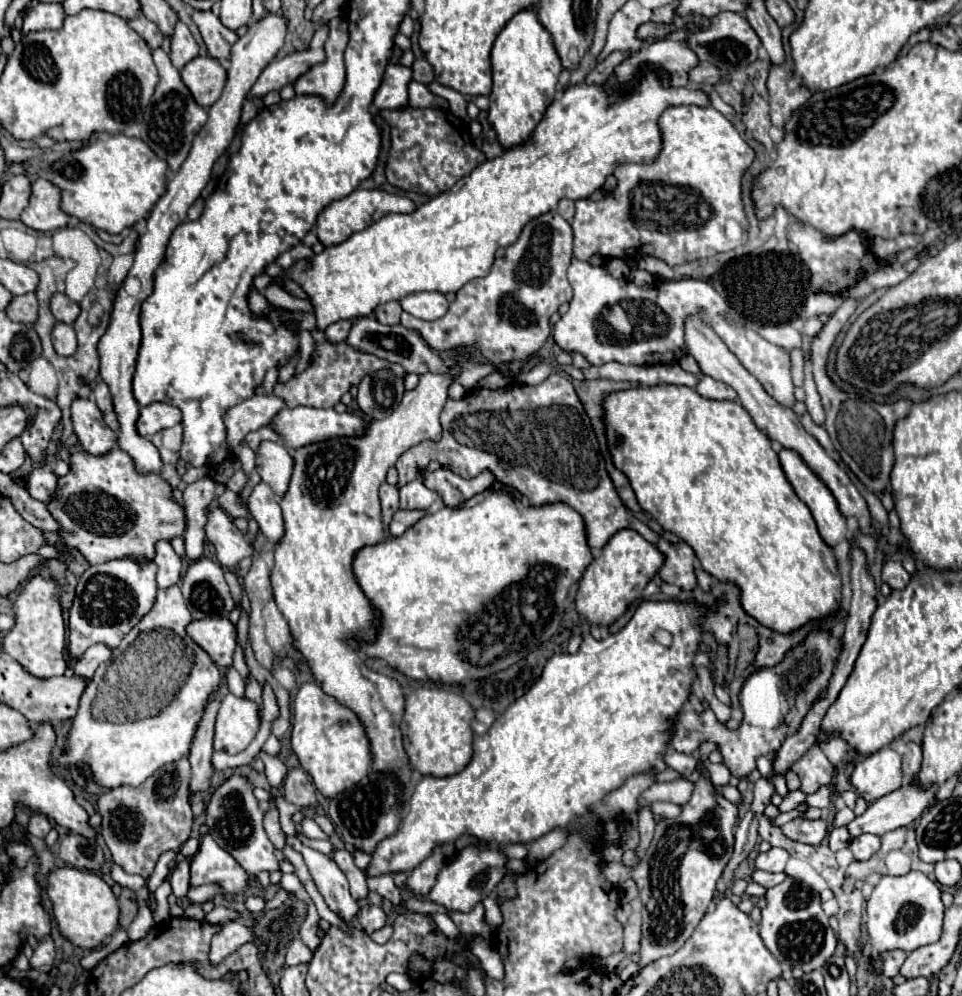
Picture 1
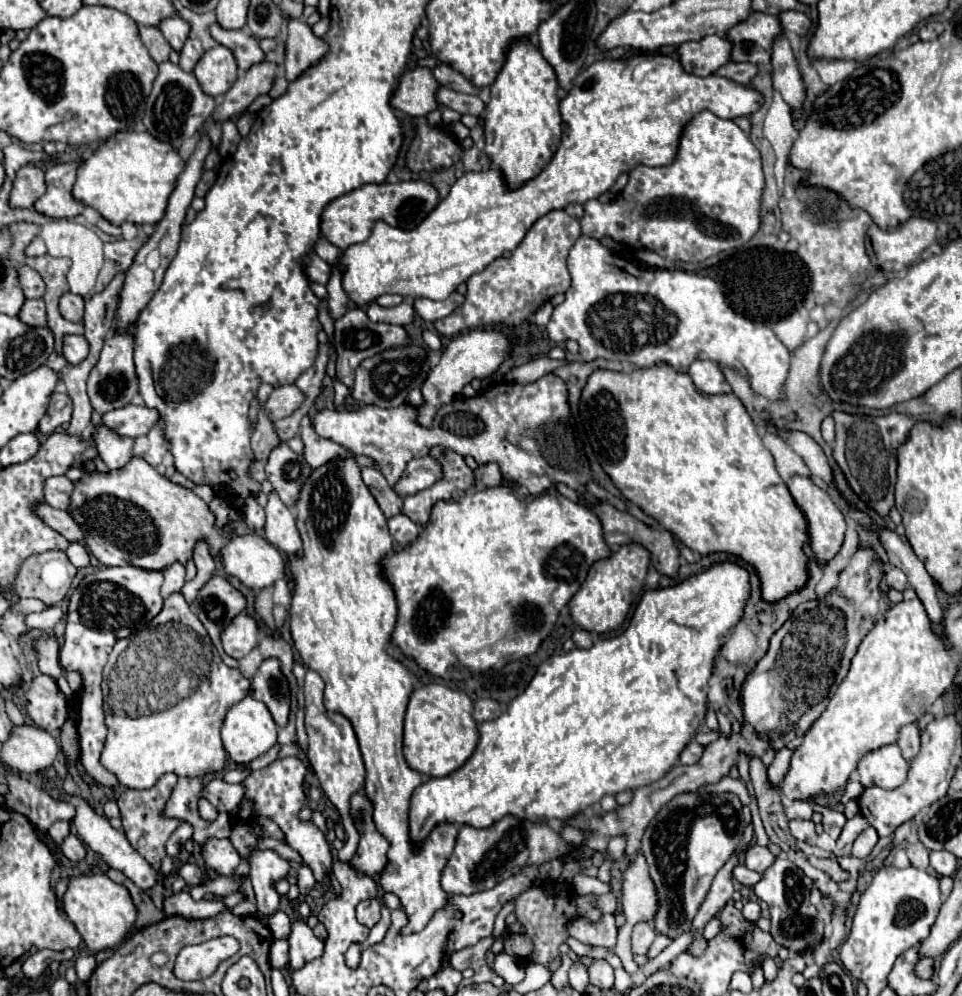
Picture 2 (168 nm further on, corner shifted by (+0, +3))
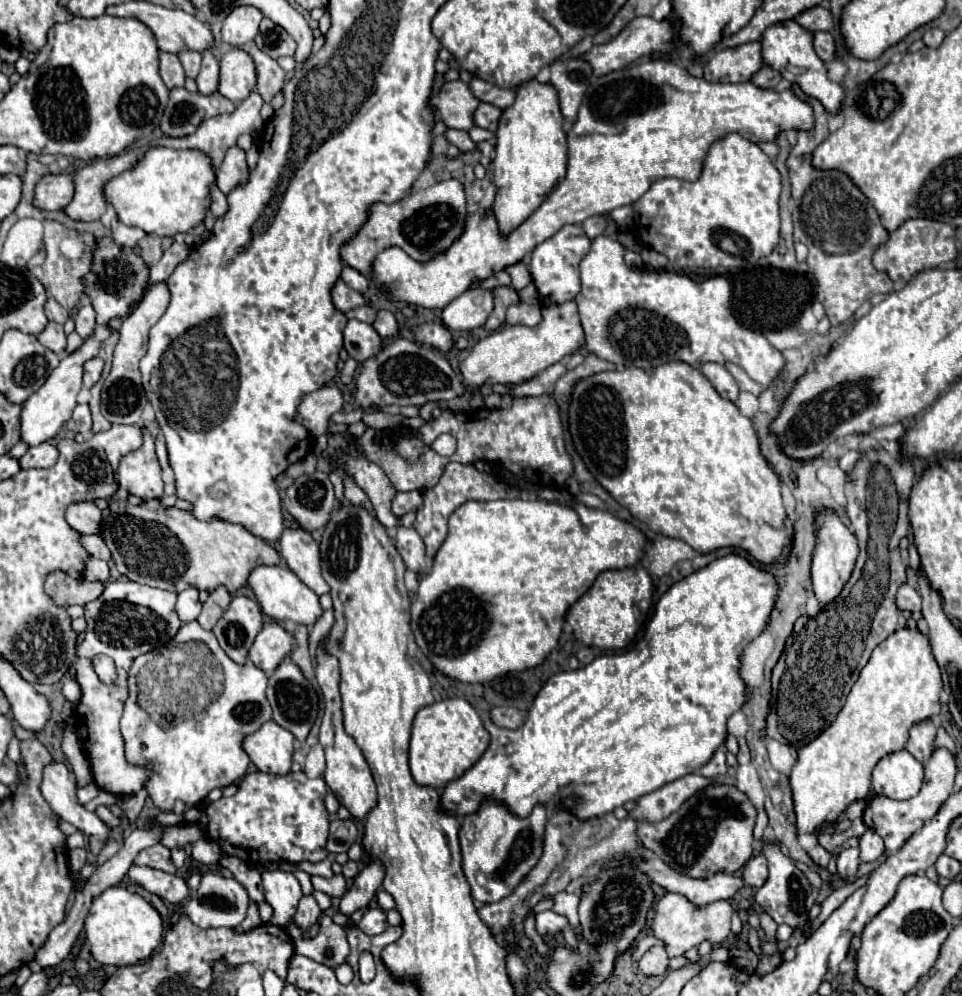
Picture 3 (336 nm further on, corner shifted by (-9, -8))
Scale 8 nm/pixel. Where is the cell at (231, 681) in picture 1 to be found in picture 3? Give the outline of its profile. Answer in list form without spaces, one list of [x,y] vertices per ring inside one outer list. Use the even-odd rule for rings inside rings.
[[[237,594],[233,596],[229,610],[215,624],[213,634],[231,660],[245,664],[247,652],[259,634],[259,628],[263,628],[263,614],[259,604],[247,596]]]

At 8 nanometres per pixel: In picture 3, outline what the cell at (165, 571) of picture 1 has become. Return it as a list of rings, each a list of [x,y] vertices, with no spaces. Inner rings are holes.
[[[189,588],[189,590],[179,592],[179,596],[177,596],[177,614],[179,614],[181,622],[187,624],[191,620],[197,620],[199,612],[201,612],[199,592],[195,588]]]

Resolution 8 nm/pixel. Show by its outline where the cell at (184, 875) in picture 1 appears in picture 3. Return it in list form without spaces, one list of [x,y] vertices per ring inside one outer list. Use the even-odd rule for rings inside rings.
[[[207,872],[203,874],[199,890],[191,894],[179,912],[185,912],[199,928],[237,928],[245,920],[247,908],[249,896],[235,878],[227,880],[217,872]],[[221,912],[229,912],[229,924],[207,922],[207,916],[221,916]]]

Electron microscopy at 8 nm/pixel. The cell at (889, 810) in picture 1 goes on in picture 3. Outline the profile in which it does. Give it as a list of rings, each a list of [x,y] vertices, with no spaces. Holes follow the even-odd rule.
[[[845,848],[837,856],[837,876],[845,882],[847,878],[855,878],[859,866],[859,848]]]

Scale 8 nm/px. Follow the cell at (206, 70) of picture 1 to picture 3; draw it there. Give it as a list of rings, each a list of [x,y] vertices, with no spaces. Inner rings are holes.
[[[233,48],[221,58],[219,92],[231,102],[245,100],[257,84],[255,62],[243,48]]]

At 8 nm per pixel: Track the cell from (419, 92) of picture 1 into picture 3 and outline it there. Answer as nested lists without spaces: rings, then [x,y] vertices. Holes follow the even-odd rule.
[[[481,104],[477,108],[477,112],[475,112],[475,124],[481,126],[481,128],[485,128],[485,130],[495,132],[501,114],[503,114],[501,108],[495,108],[493,104]]]

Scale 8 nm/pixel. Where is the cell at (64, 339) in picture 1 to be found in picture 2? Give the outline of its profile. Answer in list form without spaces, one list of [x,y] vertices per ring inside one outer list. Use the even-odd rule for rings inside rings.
[[[64,335],[62,339],[62,355],[68,363],[80,363],[88,355],[88,341],[80,335]]]

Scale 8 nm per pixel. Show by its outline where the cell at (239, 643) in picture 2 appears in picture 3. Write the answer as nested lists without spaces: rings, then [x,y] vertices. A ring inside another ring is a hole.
[[[277,622],[263,626],[259,636],[249,650],[249,660],[265,670],[267,674],[273,672],[285,656],[289,656],[297,648],[295,638]]]

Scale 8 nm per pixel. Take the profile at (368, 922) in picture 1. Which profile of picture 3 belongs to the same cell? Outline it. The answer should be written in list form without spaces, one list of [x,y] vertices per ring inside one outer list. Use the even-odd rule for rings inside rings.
[[[369,908],[363,918],[359,920],[357,924],[365,934],[369,936],[375,936],[375,934],[381,934],[385,928],[387,928],[387,916],[381,908]]]

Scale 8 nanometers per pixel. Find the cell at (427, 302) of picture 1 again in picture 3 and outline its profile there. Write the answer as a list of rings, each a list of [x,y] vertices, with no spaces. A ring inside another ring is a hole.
[[[473,288],[463,292],[459,298],[451,300],[445,308],[443,308],[443,324],[449,330],[473,330],[473,328],[481,328],[487,322],[487,316],[493,312],[493,290],[487,288]]]

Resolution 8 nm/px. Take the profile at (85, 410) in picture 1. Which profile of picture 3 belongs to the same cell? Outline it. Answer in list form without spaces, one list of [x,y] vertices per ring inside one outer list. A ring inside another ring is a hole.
[[[142,429],[143,446],[123,456],[119,466],[119,486],[143,500],[163,496],[161,464],[155,454],[155,442],[149,430]]]

